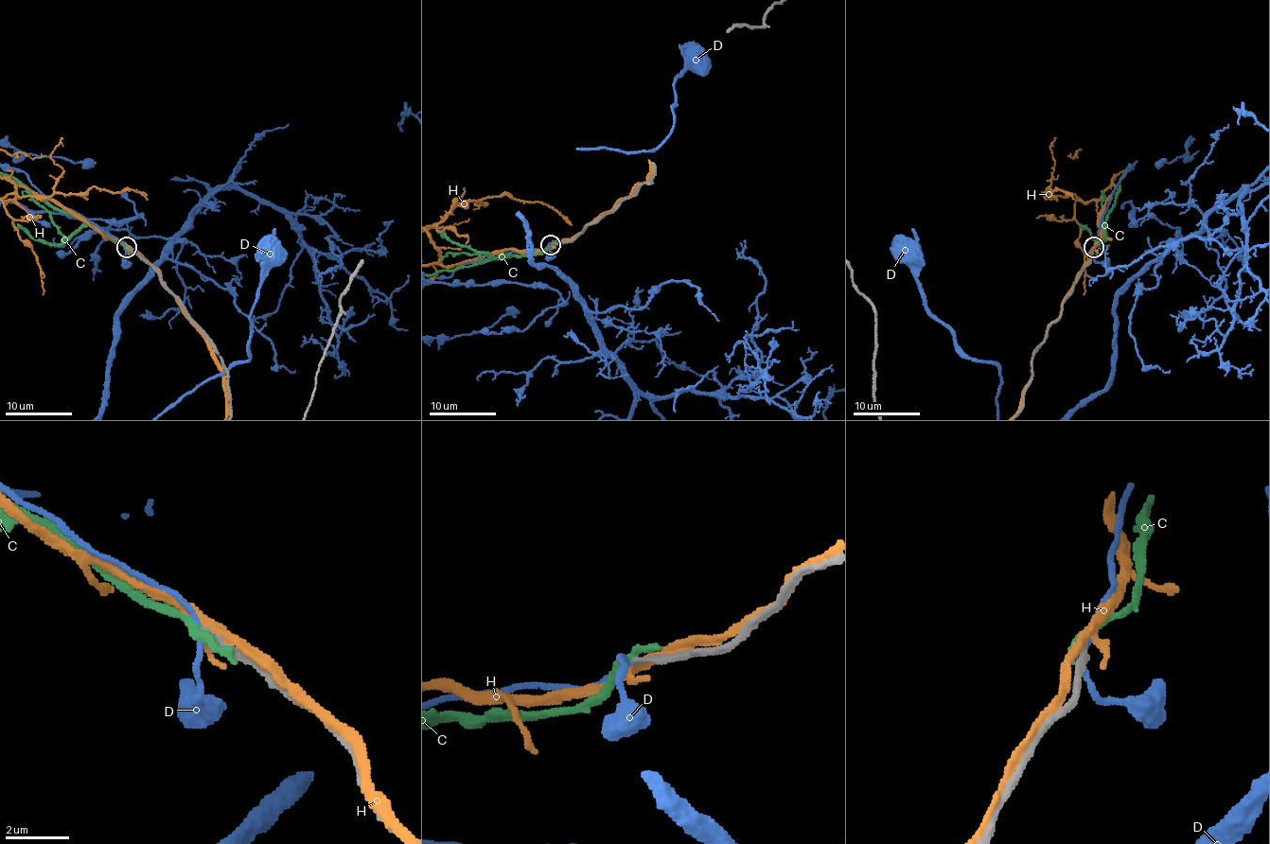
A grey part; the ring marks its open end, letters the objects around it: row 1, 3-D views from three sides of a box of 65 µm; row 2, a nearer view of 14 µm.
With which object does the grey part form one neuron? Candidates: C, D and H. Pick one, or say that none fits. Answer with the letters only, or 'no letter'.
no letter

